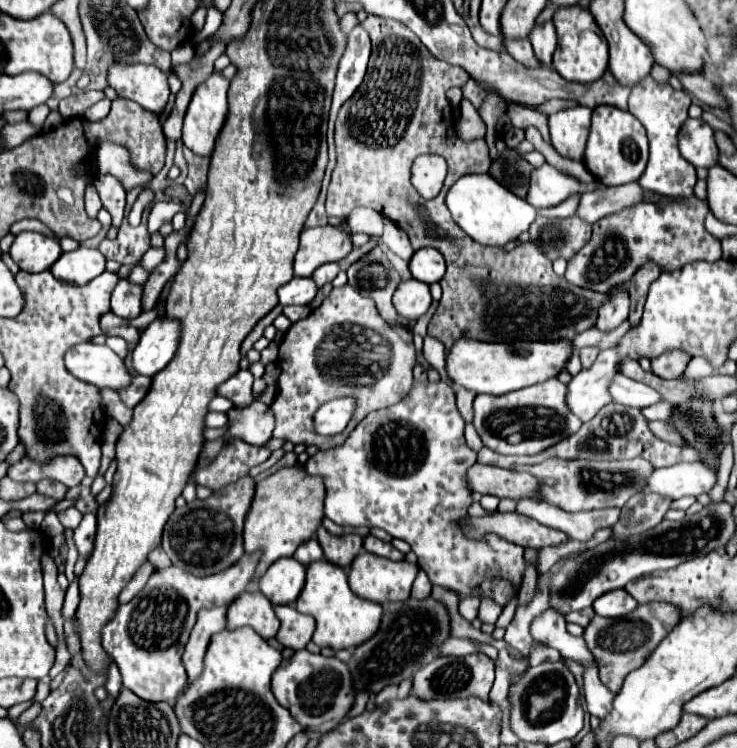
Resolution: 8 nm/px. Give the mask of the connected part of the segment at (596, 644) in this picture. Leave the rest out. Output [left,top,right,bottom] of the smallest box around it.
[584,601,682,693]

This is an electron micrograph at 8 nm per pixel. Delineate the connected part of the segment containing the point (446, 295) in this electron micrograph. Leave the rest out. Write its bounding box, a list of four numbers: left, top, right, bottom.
[326,15,608,353]

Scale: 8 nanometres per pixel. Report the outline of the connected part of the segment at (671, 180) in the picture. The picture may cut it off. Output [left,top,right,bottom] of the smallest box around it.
[628,75,696,197]

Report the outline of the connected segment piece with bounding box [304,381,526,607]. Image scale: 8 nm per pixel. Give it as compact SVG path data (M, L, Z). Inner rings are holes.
M420 383L404 397L404 401L374 411L364 417L348 439L340 447L318 451L306 461L310 475L322 475L326 485L324 515L338 525L366 525L380 527L396 539L404 539L418 555L418 567L426 571L432 585L442 585L464 597L492 599L500 607L506 607L518 593L524 577L524 549L494 533L484 539L468 539L460 531L460 521L468 517L468 507L474 503L468 489L466 471L476 463L476 453L466 447L464 419L456 409L454 391L446 383Z

